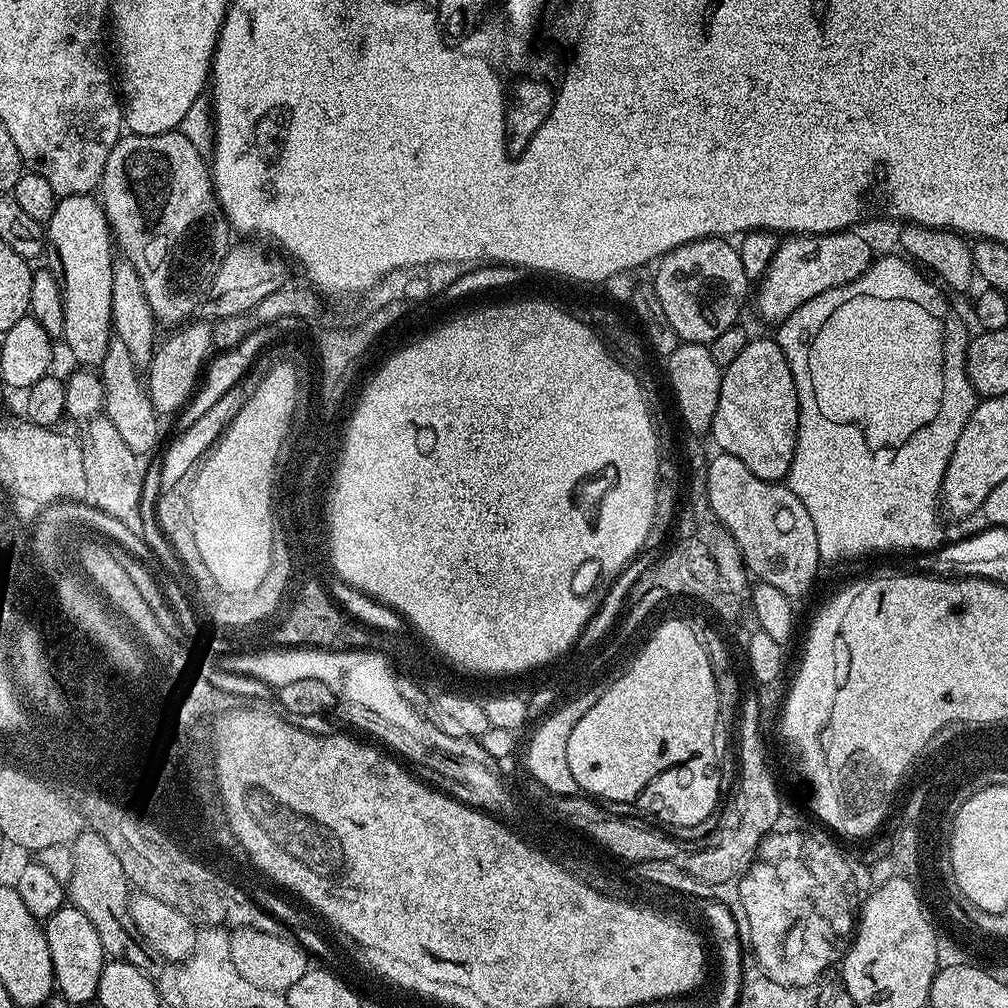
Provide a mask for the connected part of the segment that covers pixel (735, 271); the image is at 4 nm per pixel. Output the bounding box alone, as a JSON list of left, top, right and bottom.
[654,236,750,345]

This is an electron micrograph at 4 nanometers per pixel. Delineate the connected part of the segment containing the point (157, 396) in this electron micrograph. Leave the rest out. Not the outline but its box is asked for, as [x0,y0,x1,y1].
[146,322,214,417]

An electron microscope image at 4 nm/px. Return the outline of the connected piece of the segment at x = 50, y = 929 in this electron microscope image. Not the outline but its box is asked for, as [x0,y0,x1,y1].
[43,906,106,1006]

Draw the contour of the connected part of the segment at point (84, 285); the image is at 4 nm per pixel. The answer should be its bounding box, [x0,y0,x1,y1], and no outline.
[46,195,114,366]

